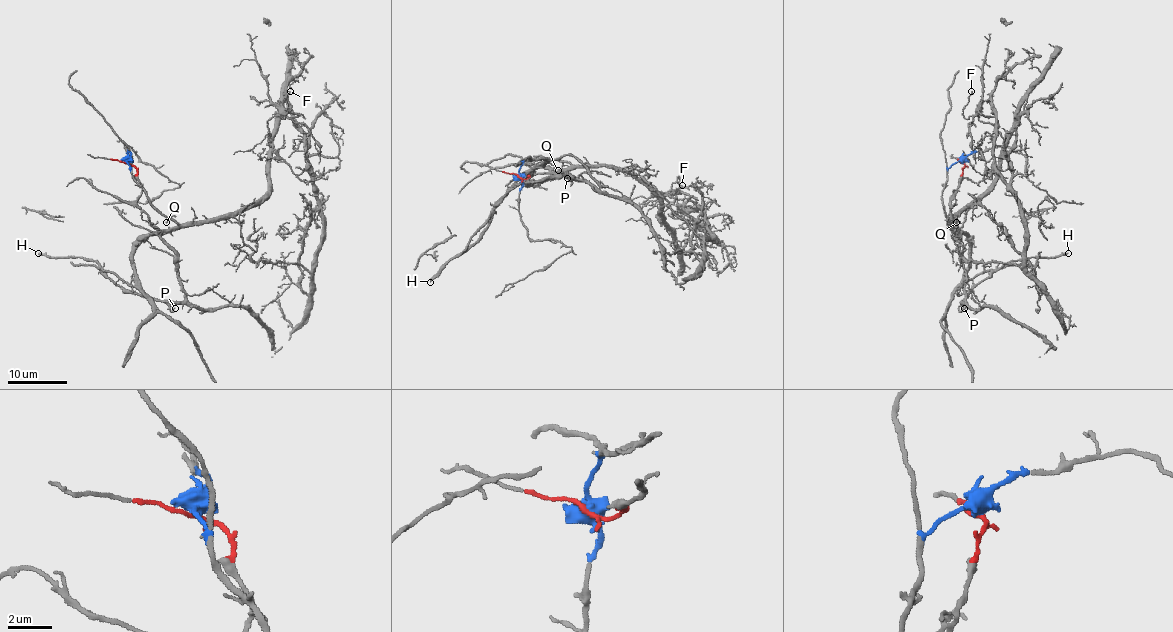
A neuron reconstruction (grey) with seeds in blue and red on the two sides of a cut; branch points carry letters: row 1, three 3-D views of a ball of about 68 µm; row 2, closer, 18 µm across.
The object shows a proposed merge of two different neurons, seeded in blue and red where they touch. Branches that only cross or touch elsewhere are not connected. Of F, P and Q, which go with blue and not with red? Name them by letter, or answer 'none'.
F, Q

